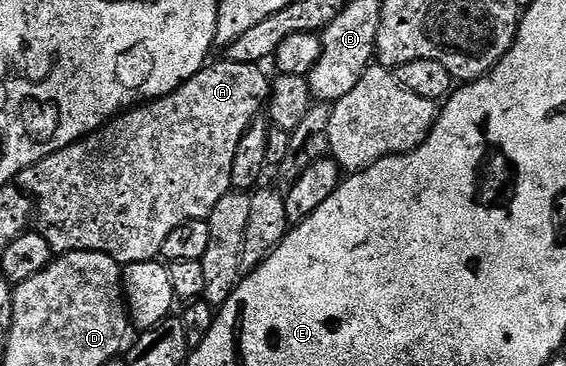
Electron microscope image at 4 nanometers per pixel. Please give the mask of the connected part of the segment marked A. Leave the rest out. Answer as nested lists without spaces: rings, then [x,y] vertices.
[[[225,59],[221,64],[209,63],[201,72],[194,74],[182,86],[178,86],[170,94],[159,96],[156,100],[147,101],[135,108],[129,108],[108,121],[98,132],[92,132],[83,140],[77,140],[69,148],[58,150],[38,163],[32,164],[26,170],[22,170],[18,177],[19,187],[23,188],[34,201],[34,216],[38,221],[38,230],[50,242],[53,253],[65,252],[101,252],[110,258],[114,258],[121,266],[127,266],[134,262],[146,262],[160,256],[162,246],[170,233],[178,230],[191,220],[207,220],[208,215],[222,202],[226,193],[233,191],[230,182],[230,166],[234,166],[234,150],[238,150],[238,142],[242,142],[242,134],[252,125],[252,121],[261,115],[265,107],[270,91],[270,76],[264,73],[265,69],[258,64],[243,64],[242,62],[230,62]]]

